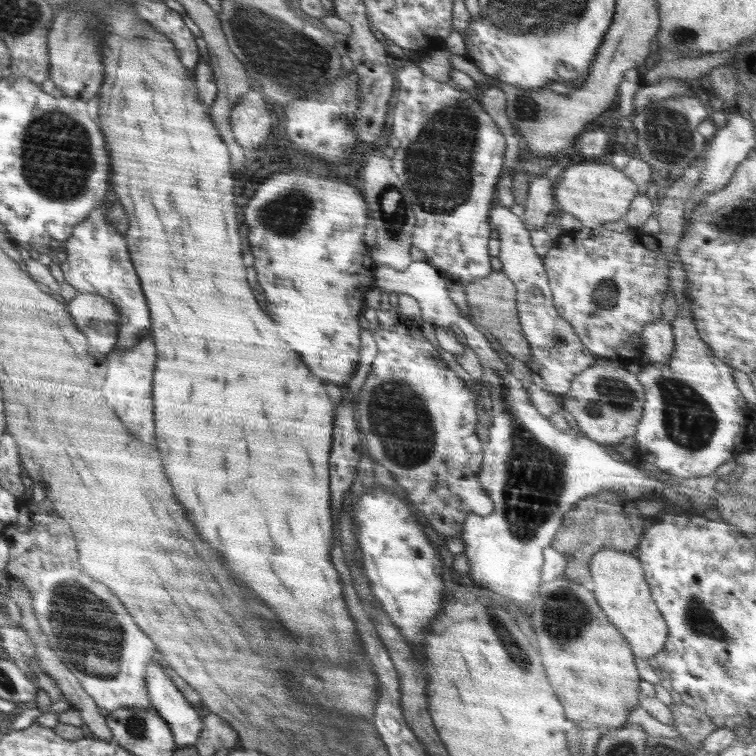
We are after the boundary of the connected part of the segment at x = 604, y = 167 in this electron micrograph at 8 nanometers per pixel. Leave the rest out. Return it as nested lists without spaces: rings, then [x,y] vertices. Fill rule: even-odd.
[[[584,162],[574,166],[565,164],[563,175],[555,184],[554,196],[562,213],[572,214],[584,227],[596,228],[606,222],[624,218],[632,200],[641,191],[632,179],[610,164]]]

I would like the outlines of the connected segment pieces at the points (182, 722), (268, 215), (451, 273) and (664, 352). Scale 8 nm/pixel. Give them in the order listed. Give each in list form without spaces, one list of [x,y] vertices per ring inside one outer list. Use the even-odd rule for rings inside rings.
[[[154,660],[146,670],[146,691],[150,706],[168,723],[176,746],[192,746],[198,740],[203,727],[203,711],[186,702],[186,698],[168,678],[168,674],[164,674]]]
[[[296,168],[284,170],[284,172],[278,172],[274,176],[270,176],[266,182],[262,180],[258,189],[256,189],[252,200],[246,204],[246,224],[250,228],[250,234],[248,234],[248,242],[252,246],[254,252],[250,252],[254,256],[254,266],[258,270],[258,282],[260,286],[264,288],[264,294],[266,294],[266,300],[270,302],[270,318],[276,322],[276,332],[278,336],[296,352],[300,354],[300,358],[304,360],[304,364],[318,376],[318,378],[328,378],[326,382],[332,382],[334,386],[342,386],[347,384],[348,380],[354,376],[356,368],[358,368],[358,360],[360,360],[361,350],[361,327],[358,323],[358,314],[362,314],[365,310],[364,301],[365,295],[374,286],[374,274],[377,264],[374,264],[374,258],[371,256],[370,248],[364,244],[364,228],[370,218],[367,202],[364,202],[364,198],[358,194],[360,190],[353,186],[348,186],[348,180],[338,180],[336,178],[327,178],[326,176],[314,174],[313,172],[302,172]]]
[[[405,62],[402,68],[398,69],[396,72],[396,85],[398,85],[398,102],[394,104],[394,110],[392,110],[392,133],[395,141],[400,142],[400,148],[396,149],[396,154],[394,158],[391,159],[391,166],[396,176],[400,179],[400,182],[404,185],[404,194],[406,194],[412,203],[413,213],[415,216],[416,226],[412,230],[412,244],[416,248],[420,248],[425,254],[425,258],[428,259],[428,263],[432,263],[434,267],[438,268],[440,272],[444,273],[450,281],[456,280],[462,285],[466,286],[466,283],[472,283],[474,279],[479,279],[480,277],[488,276],[492,273],[493,269],[490,266],[490,255],[488,254],[488,240],[490,236],[489,224],[489,212],[490,208],[496,204],[497,197],[497,187],[498,180],[500,178],[500,172],[502,172],[503,159],[505,156],[506,139],[504,139],[504,134],[500,132],[498,126],[484,111],[484,106],[479,98],[474,98],[470,95],[468,90],[461,90],[458,86],[452,84],[451,82],[438,82],[430,76],[426,76],[422,69],[418,67],[417,63]]]
[[[664,318],[648,323],[641,338],[644,344],[643,355],[648,356],[650,362],[664,362],[670,358],[674,346],[673,328]]]

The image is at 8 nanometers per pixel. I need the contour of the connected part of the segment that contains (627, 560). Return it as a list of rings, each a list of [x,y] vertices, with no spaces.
[[[604,547],[594,554],[589,563],[592,575],[592,593],[608,621],[616,626],[638,658],[648,659],[662,650],[668,637],[668,628],[656,602],[652,599],[650,587],[635,552],[627,553],[614,547]]]

